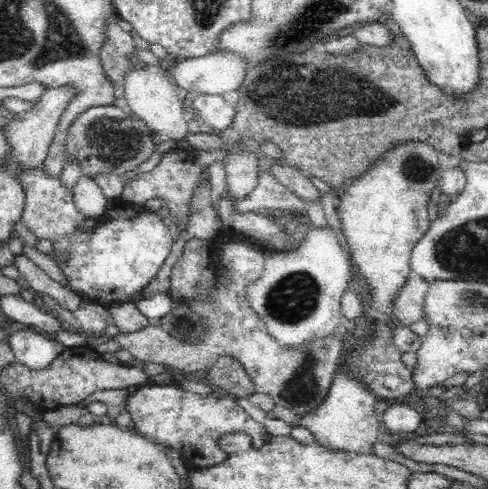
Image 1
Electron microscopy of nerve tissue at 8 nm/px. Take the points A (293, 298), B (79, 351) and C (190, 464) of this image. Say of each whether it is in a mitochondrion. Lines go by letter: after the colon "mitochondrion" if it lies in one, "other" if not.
A: mitochondrion
B: other
C: other

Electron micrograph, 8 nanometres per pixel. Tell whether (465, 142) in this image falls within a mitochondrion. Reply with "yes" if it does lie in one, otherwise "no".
no

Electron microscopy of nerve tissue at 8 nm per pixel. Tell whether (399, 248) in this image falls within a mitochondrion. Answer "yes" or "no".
no

